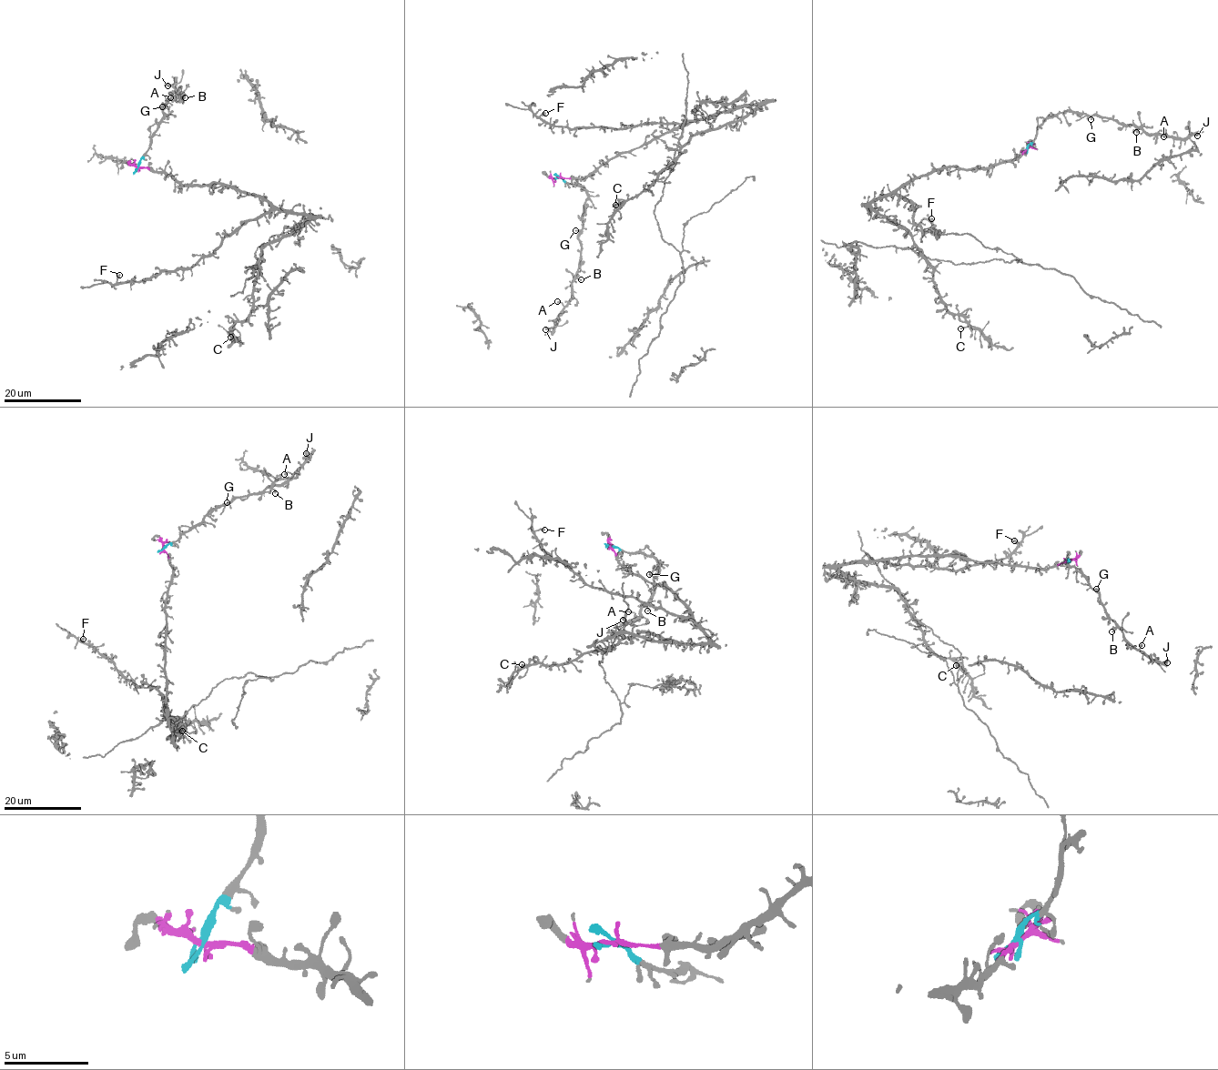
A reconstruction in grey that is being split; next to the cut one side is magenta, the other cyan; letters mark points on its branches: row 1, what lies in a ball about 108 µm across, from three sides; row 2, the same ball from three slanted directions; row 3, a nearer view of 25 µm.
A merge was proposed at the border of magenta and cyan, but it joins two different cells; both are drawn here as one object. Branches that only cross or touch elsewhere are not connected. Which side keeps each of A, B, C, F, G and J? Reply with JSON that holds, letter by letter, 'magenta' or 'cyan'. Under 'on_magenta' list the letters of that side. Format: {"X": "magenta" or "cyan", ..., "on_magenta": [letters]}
{"A": "cyan", "B": "cyan", "C": "magenta", "F": "magenta", "G": "cyan", "J": "cyan", "on_magenta": ["C", "F"]}

